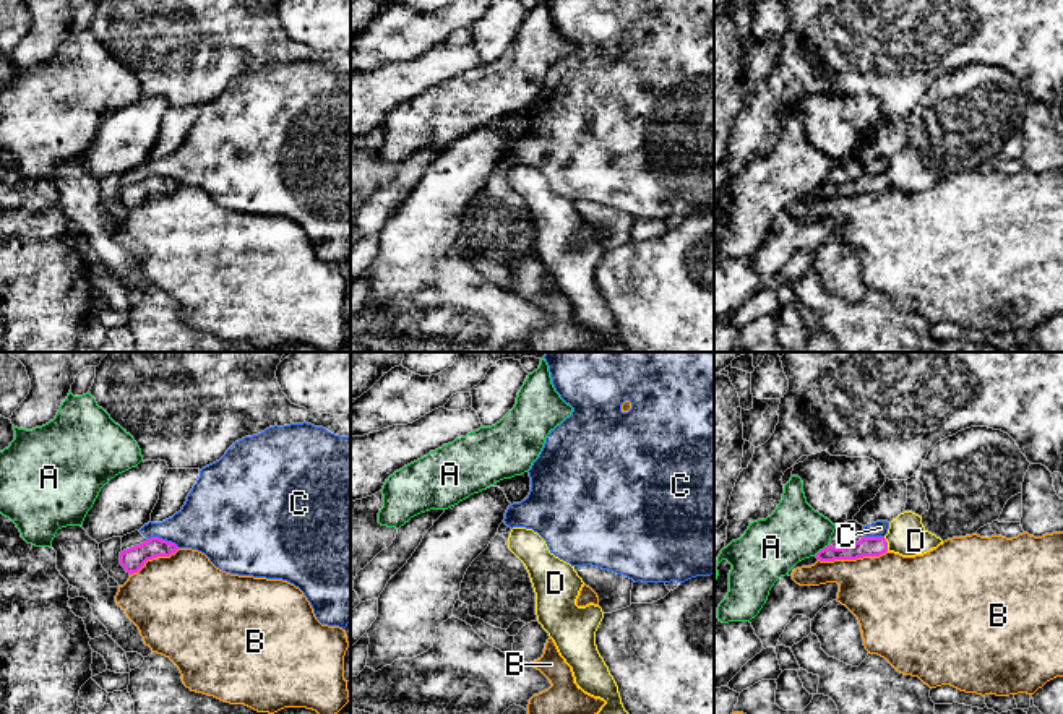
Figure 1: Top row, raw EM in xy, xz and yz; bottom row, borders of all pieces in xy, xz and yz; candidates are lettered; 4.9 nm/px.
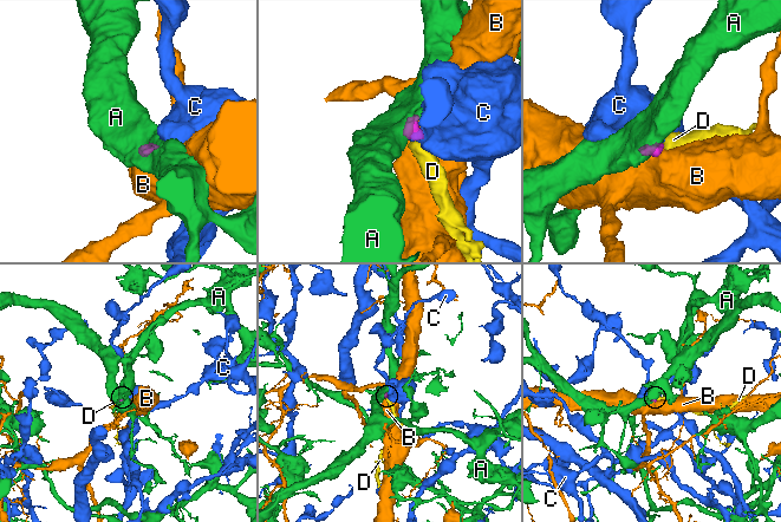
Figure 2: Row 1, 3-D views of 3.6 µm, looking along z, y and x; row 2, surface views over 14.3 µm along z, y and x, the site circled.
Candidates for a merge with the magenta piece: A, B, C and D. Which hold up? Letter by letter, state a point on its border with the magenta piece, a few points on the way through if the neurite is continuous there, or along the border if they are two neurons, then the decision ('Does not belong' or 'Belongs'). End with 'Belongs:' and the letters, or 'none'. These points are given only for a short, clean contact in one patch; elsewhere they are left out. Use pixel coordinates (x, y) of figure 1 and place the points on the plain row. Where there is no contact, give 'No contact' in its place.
A: Touches magenta at yz (823, 185). Boundary: yz (830, 180), (815, 192). Does not belong
B: Touches magenta at yz (852, 195). Boundary: yz (886, 187), (878, 192), (818, 197). Does not belong
C: Touches magenta at xy (164, 177). Boundary: xy (148, 174), (161, 174), (179, 184). Does not belong
D: Touches magenta at yz (886, 180). Path across: yz (867, 182), (886, 180), (906, 172). Belongs
Belongs: D

